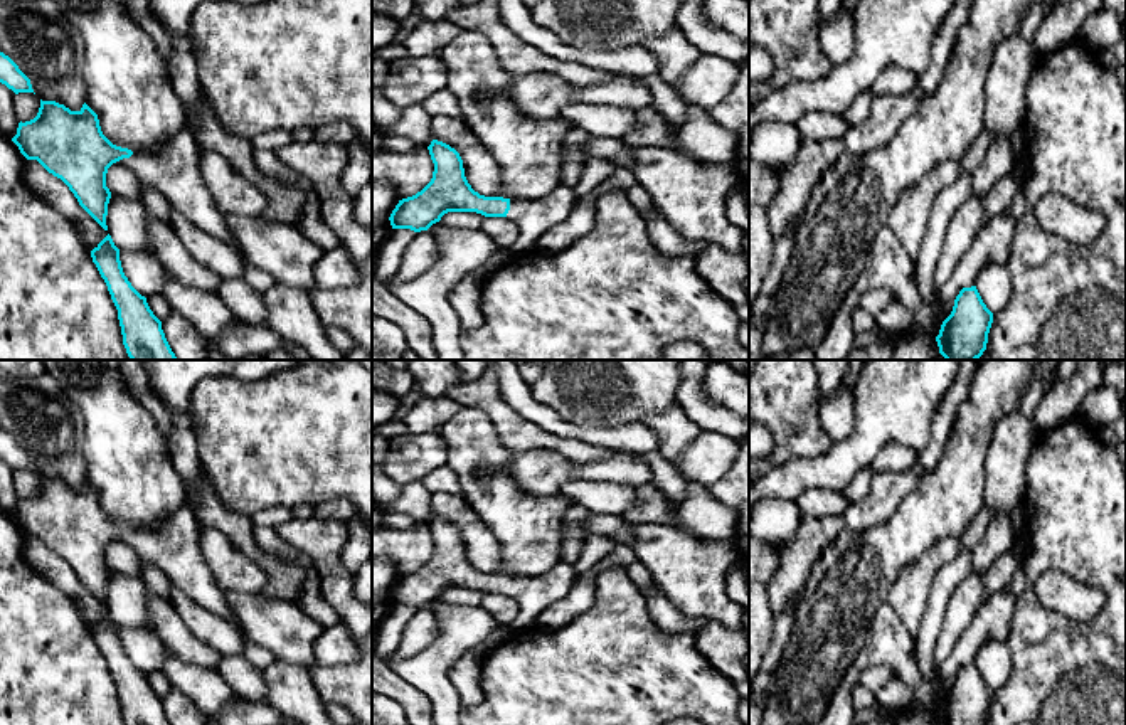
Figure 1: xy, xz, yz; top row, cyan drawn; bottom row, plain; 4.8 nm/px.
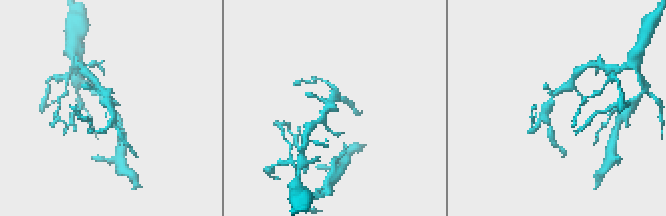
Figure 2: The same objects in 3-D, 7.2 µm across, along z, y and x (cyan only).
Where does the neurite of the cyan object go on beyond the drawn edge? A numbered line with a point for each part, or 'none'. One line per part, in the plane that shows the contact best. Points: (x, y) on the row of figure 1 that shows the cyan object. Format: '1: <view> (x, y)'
1: xz (534, 217)

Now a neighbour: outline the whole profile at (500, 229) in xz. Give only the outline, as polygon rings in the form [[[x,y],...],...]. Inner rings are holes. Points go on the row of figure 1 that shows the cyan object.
[[[485,217],[481,230],[486,232],[498,249],[512,251],[518,237],[518,225],[507,217]]]

